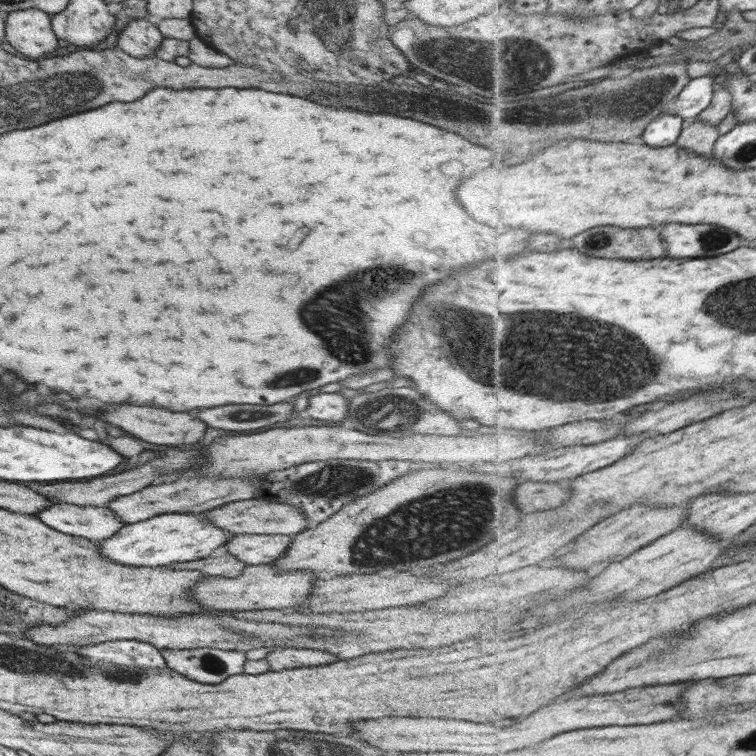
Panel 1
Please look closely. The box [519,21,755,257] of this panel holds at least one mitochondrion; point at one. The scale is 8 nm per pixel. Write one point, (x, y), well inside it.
(710, 240)

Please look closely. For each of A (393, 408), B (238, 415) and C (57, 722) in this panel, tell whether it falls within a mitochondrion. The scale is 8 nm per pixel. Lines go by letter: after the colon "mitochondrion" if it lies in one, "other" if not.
A: mitochondrion
B: mitochondrion
C: other

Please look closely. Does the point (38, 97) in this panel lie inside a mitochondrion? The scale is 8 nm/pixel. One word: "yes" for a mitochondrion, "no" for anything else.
yes

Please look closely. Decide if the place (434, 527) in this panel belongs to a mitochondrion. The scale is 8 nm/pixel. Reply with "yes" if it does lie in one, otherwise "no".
yes

